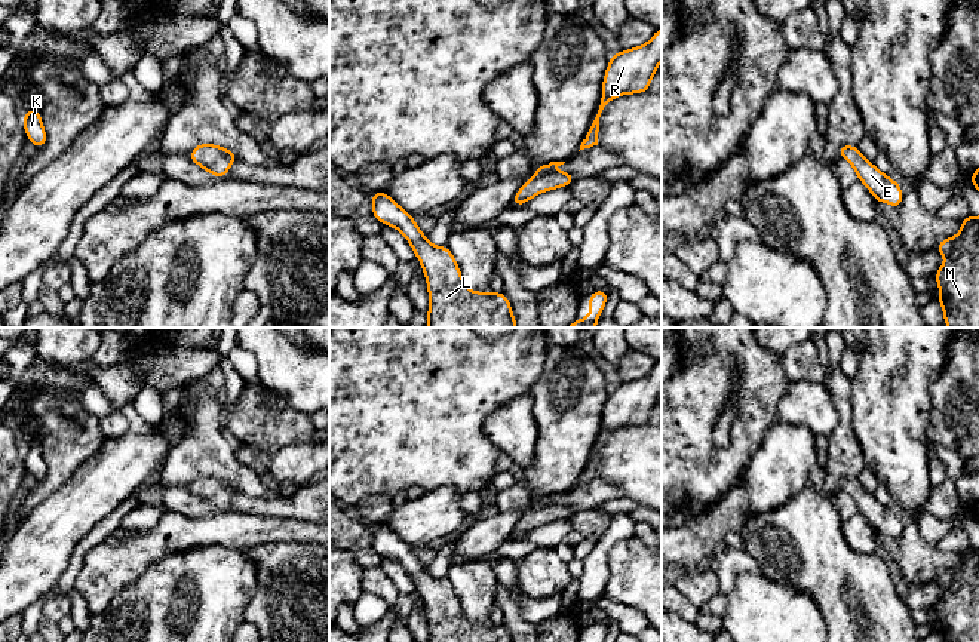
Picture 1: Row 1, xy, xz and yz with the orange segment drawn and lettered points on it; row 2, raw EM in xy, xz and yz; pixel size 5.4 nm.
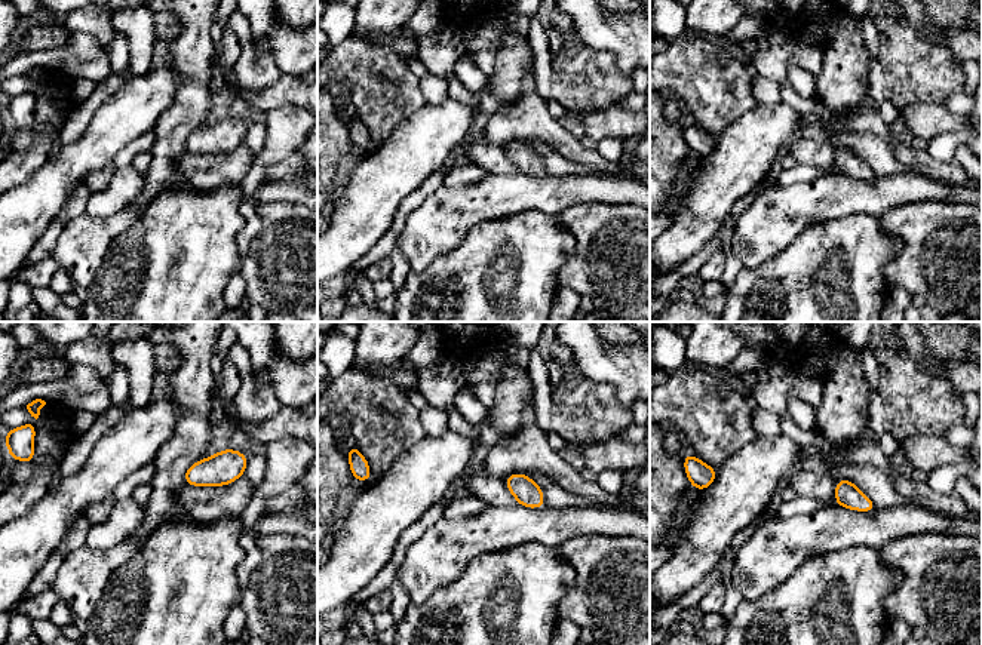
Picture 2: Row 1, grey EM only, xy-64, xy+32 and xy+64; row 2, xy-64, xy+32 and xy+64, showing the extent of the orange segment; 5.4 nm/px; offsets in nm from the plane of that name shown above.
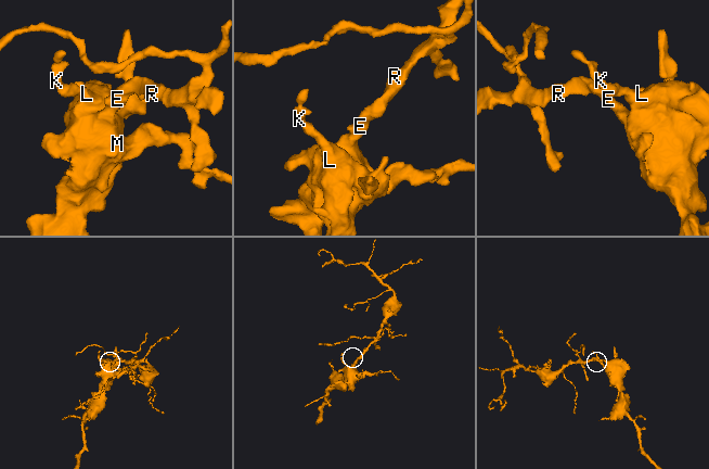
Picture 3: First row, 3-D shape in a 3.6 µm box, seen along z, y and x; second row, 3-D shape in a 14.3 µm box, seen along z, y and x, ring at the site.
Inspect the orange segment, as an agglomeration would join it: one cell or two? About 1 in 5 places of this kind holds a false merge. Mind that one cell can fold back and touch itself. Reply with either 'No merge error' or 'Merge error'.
No merge error

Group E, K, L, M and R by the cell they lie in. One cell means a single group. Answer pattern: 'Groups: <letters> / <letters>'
Groups: E K L M R

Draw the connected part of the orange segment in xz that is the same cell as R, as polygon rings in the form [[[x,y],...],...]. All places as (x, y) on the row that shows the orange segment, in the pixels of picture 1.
[[[662,28],[642,46],[620,50],[610,56],[602,80],[602,98],[580,150],[598,145],[601,117],[608,102],[620,95],[647,93],[662,61]]]

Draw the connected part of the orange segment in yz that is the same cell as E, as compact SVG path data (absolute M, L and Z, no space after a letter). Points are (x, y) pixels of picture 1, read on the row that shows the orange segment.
M843 144L838 148L838 157L850 162L857 179L863 182L878 203L889 203L900 211L903 202L900 184L868 162L856 145Z

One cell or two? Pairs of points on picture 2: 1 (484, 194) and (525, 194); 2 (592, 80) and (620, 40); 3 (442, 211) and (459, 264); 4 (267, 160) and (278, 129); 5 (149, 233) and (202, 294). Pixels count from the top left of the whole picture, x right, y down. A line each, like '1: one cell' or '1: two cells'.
1: one cell
2: two cells
3: two cells
4: one cell
5: one cell

